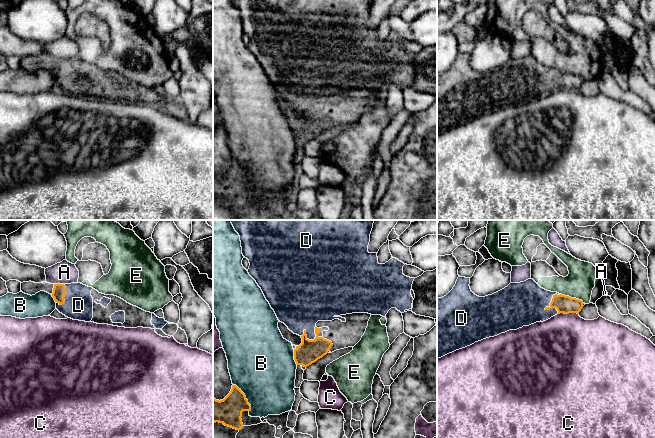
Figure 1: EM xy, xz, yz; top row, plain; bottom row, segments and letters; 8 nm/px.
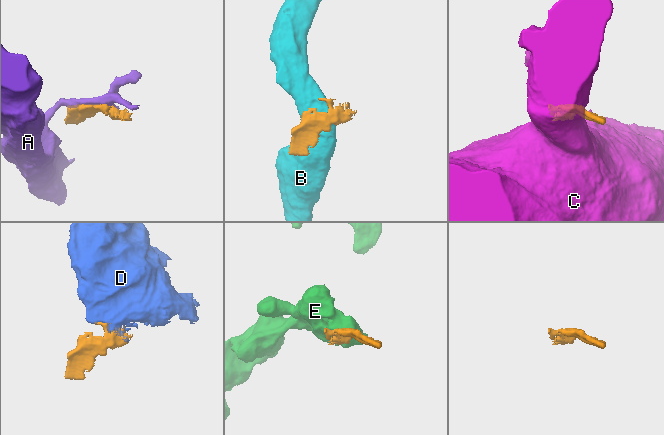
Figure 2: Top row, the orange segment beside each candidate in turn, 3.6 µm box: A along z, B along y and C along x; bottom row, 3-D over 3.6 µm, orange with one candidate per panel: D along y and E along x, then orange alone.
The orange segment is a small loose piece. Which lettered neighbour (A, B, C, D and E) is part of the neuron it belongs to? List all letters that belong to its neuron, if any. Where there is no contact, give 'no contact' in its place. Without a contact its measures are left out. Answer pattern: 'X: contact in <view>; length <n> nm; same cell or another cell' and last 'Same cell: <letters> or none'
A: contact in xy; length 80 nm; another cell
B: contact in xz; length 260 nm; another cell
C: contact in yz; length 170 nm; another cell
D: contact in xz; length 180 nm; same cell
E: contact in yz; length 200 nm; another cell
Same cell: D

